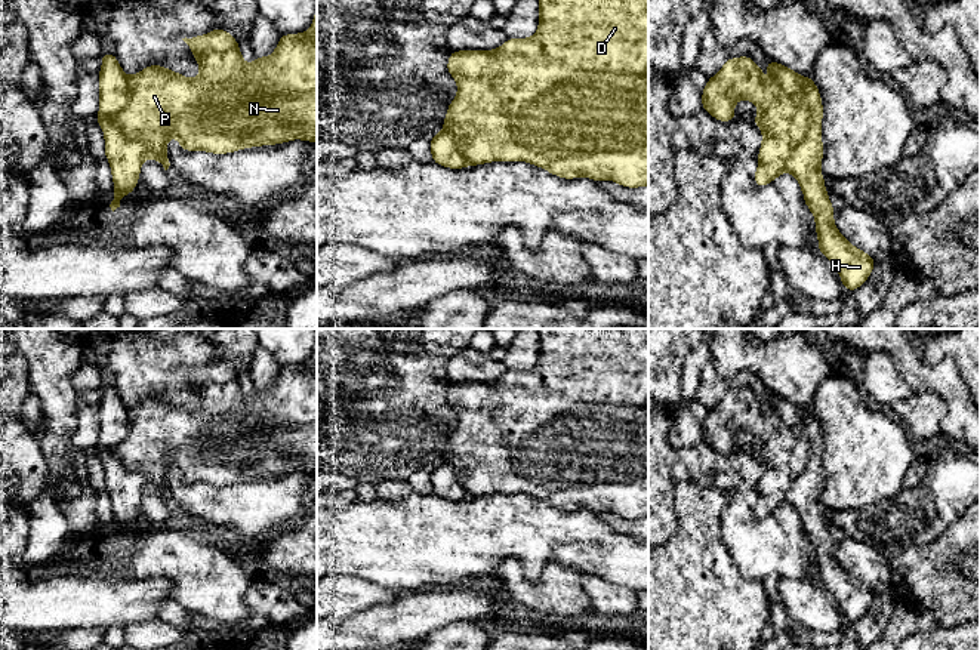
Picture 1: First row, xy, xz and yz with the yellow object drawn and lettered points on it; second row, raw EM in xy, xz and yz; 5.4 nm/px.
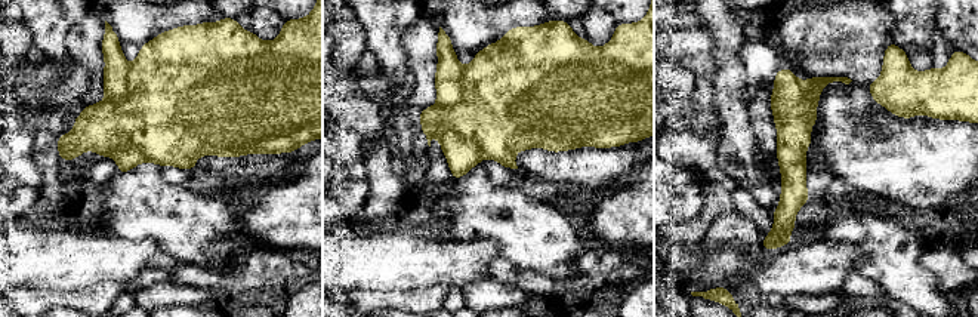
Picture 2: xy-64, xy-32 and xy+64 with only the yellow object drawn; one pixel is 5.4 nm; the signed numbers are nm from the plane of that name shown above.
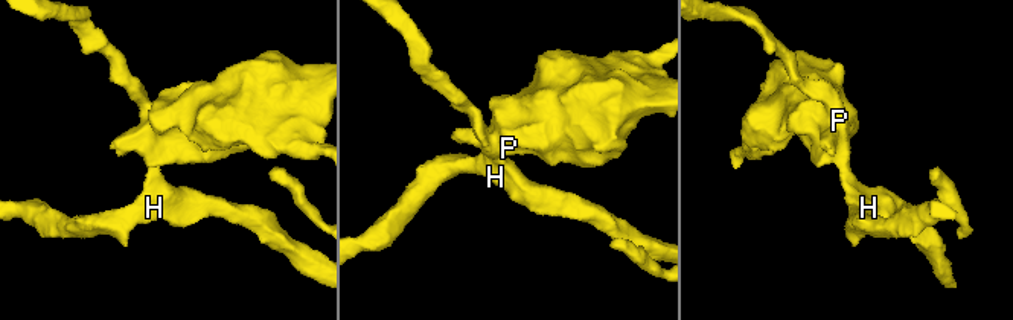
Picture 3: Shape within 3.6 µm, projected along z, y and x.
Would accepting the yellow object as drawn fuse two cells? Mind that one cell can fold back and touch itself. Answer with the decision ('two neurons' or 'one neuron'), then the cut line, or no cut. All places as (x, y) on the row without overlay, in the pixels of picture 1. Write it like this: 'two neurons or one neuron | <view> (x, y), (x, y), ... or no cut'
two neurons | xy (126, 409), (128, 436), (111, 453), (138, 473), (148, 489)

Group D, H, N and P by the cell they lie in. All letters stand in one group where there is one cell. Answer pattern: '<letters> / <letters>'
D N P / H

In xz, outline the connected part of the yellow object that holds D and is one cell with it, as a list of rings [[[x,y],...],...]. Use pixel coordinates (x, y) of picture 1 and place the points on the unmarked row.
[[[539,329],[539,360],[528,370],[508,370],[494,382],[456,382],[447,403],[457,415],[443,463],[449,465],[468,497],[491,493],[527,493],[564,509],[610,511],[628,520],[648,517],[648,329]]]

